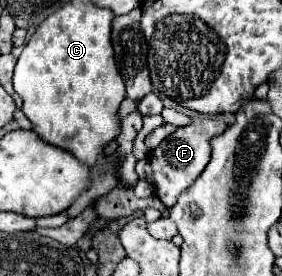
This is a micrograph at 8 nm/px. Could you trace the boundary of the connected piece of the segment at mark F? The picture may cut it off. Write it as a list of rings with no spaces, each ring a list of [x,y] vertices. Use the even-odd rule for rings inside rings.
[[[199,116],[193,120],[193,124],[181,126],[177,132],[173,132],[169,138],[165,138],[155,150],[149,152],[149,164],[151,164],[153,180],[155,180],[155,196],[163,204],[173,206],[177,202],[179,194],[195,182],[195,178],[203,172],[203,168],[209,162],[209,156],[211,156],[209,140],[213,136],[221,134],[225,128],[227,128],[227,124],[221,120]]]

